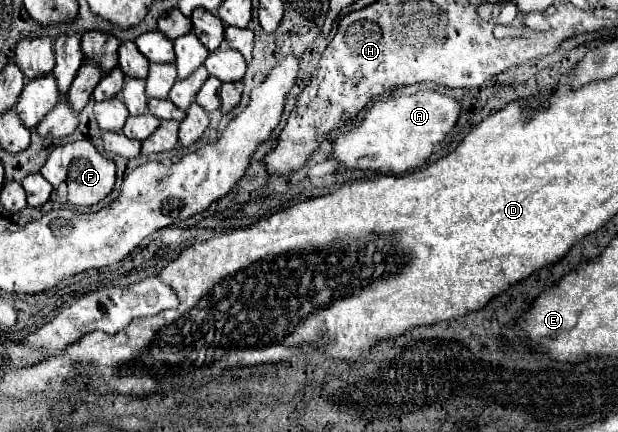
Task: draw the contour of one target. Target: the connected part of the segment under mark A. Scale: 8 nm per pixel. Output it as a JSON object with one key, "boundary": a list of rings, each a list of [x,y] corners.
{"boundary":[[[420,91],[406,97],[396,97],[388,101],[376,101],[368,107],[362,123],[352,131],[338,135],[332,141],[332,155],[338,163],[338,171],[390,171],[390,173],[406,173],[432,155],[434,145],[438,145],[446,133],[454,127],[460,113],[460,103],[452,97],[446,97],[436,91]]]}

